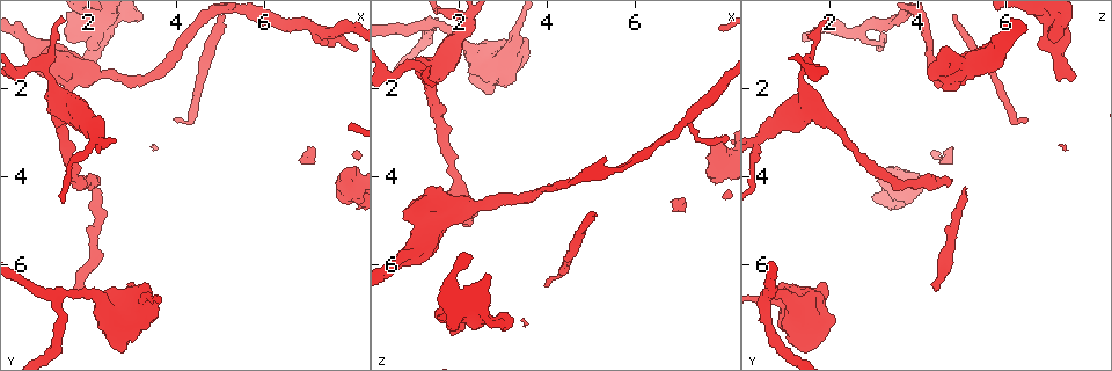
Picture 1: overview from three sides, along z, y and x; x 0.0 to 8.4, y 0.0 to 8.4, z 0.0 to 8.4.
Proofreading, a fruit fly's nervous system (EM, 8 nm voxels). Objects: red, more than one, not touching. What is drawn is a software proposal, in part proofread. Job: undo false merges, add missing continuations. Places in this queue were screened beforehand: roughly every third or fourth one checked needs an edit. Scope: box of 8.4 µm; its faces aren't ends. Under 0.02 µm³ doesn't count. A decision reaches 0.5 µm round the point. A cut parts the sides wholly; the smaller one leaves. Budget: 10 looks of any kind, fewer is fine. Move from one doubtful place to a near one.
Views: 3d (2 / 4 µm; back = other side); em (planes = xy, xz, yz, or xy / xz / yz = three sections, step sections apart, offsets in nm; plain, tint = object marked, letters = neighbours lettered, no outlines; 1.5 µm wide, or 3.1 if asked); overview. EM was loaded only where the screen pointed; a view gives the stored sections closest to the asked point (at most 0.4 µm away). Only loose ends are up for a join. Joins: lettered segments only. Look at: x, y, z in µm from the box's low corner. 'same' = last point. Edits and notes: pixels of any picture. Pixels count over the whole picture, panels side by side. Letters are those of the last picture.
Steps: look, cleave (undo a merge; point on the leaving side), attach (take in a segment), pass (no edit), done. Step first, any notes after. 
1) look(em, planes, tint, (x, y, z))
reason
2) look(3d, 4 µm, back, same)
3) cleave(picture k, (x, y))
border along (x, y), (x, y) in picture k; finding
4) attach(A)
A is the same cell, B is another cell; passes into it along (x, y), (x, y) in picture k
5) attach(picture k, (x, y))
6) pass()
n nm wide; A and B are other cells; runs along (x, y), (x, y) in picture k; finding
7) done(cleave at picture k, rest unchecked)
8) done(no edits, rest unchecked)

look(3d, 2 µm, (1.85, 6.45, 4.35))
an open end

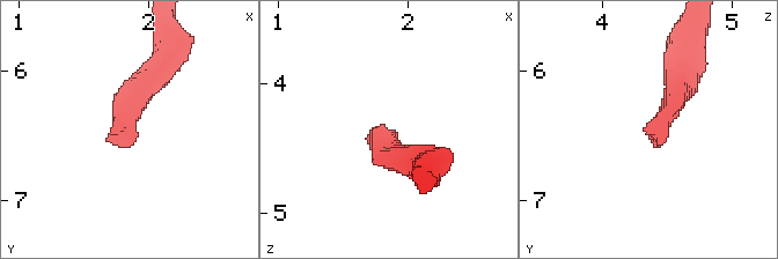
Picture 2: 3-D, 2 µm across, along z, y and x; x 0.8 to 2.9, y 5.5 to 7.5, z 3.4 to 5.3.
look(em, planes, letters, (1.90, 6.52, 4.36))

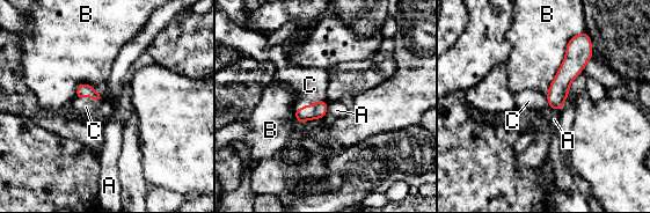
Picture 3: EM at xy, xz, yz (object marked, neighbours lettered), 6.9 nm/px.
attach(picture 3, (309, 85))
C is the same cell, A and B are other cells; passes into it along (319, 109), (308, 105), (309, 85) in picture 3; it goes on there

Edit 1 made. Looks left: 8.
look(overview)
redraw

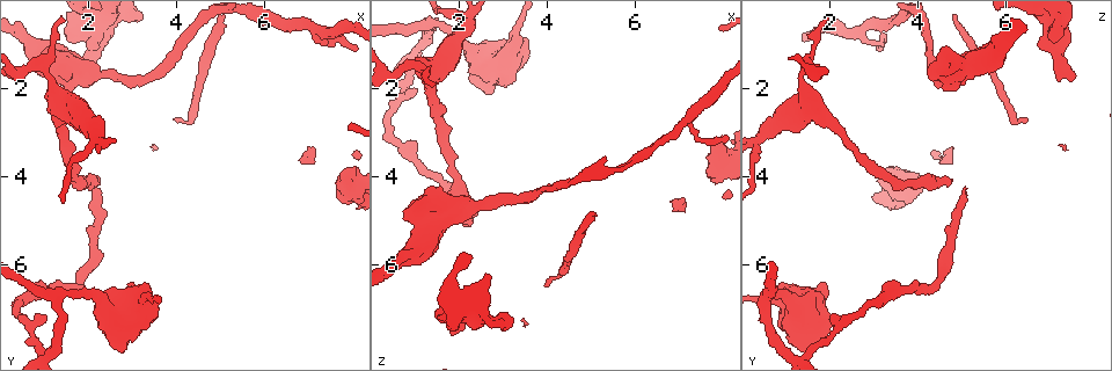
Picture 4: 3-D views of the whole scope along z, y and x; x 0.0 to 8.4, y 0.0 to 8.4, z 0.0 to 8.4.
look(3d, 4 µm, back, (2.95, 6.45, 1.95))
thick end

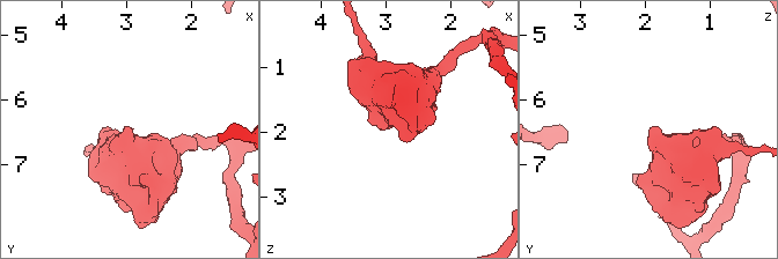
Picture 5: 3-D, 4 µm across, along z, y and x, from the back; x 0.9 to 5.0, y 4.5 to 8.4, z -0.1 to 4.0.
look(em, 3.1 µm, planes, plain, (2.95, 6.45, 1.95))

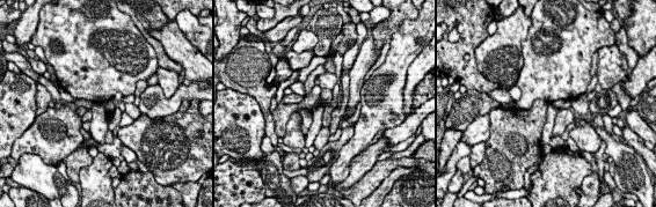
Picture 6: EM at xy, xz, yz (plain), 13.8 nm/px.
look(em, 3.1 µm, planes, letters, same)
what lies round it

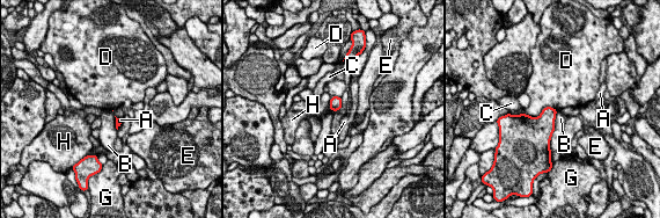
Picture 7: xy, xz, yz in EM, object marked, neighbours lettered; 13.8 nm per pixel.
pass()
A, B, C, D, E, G and H are other cells; border along (556, 109), (526, 114) in picture 7; no lettered segment goes on from it

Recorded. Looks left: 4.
look(em, yz, step 4, tint, (1.45, 6.60, 0.60))
sharp bend

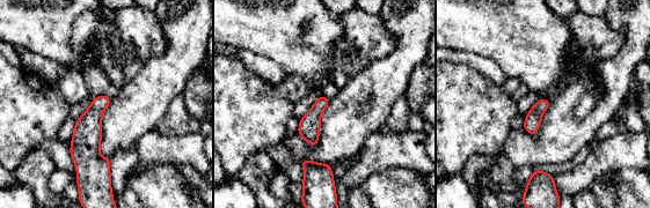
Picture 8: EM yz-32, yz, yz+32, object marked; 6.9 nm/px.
look(em, planes, letters, same)

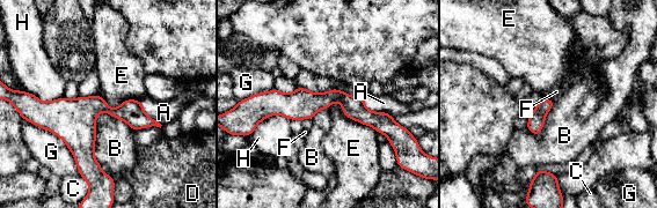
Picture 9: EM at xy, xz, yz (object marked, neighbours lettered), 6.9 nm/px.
pass()
110 nm wide; A, B, C, D, E, F, G and H are other cells; border along (104, 111), (96, 117), (100, 165) in picture 9; one cell here

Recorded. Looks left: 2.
look(3d, 2 µm, (0.70, 1.60, 4.90))
free end

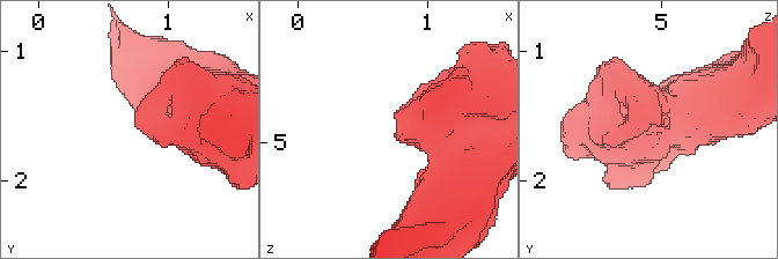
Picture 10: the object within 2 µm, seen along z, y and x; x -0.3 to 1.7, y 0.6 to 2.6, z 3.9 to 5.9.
look(em, planes, letters, (0.76, 1.54, 4.92))

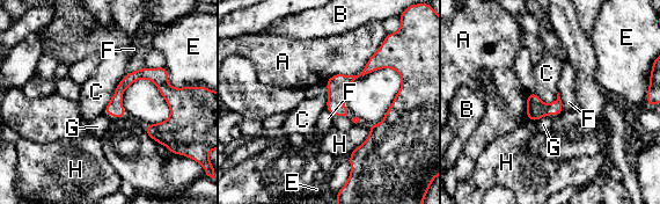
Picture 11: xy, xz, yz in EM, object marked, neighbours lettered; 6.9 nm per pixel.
pass()
A touches over 480 nm; A, B, C, E, F, G and H are other cells; border along (548, 115), (541, 116), (535, 122) in picture 11; none of them fits

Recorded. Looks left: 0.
done(attach at picture 3, rest unchecked)

